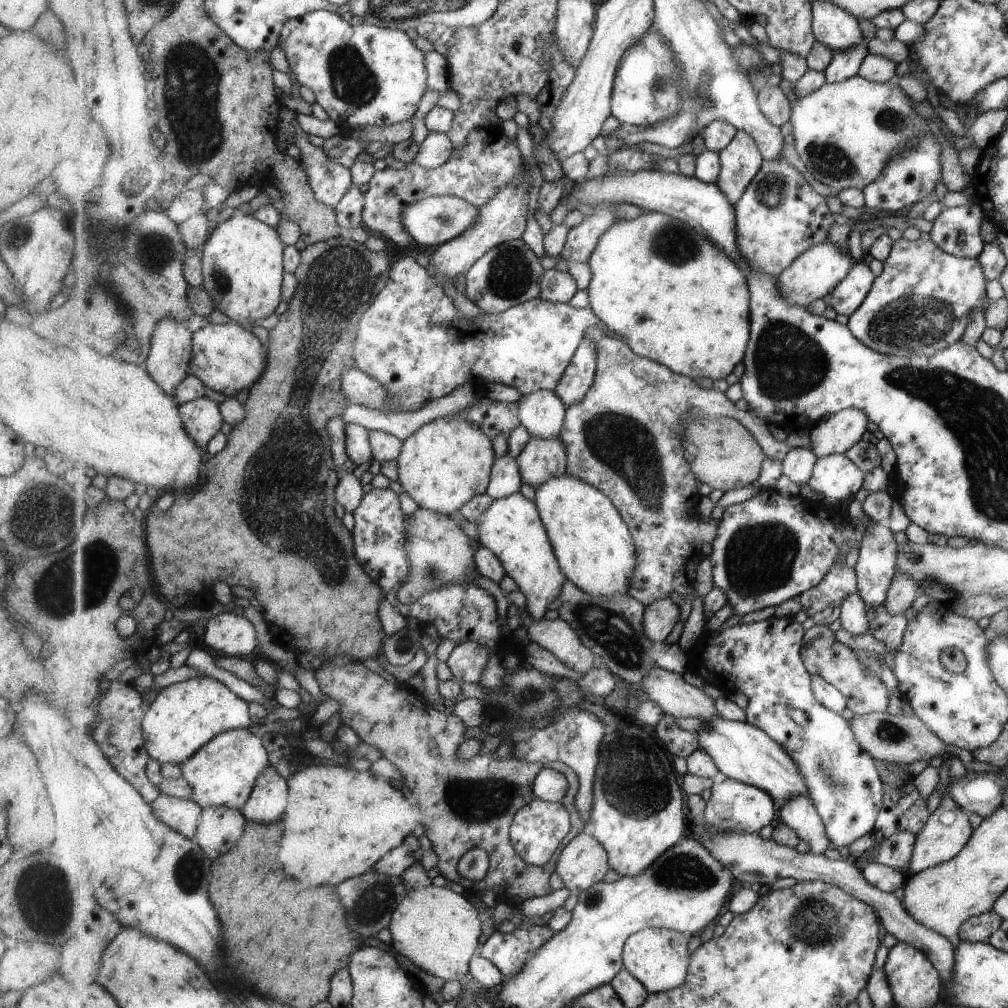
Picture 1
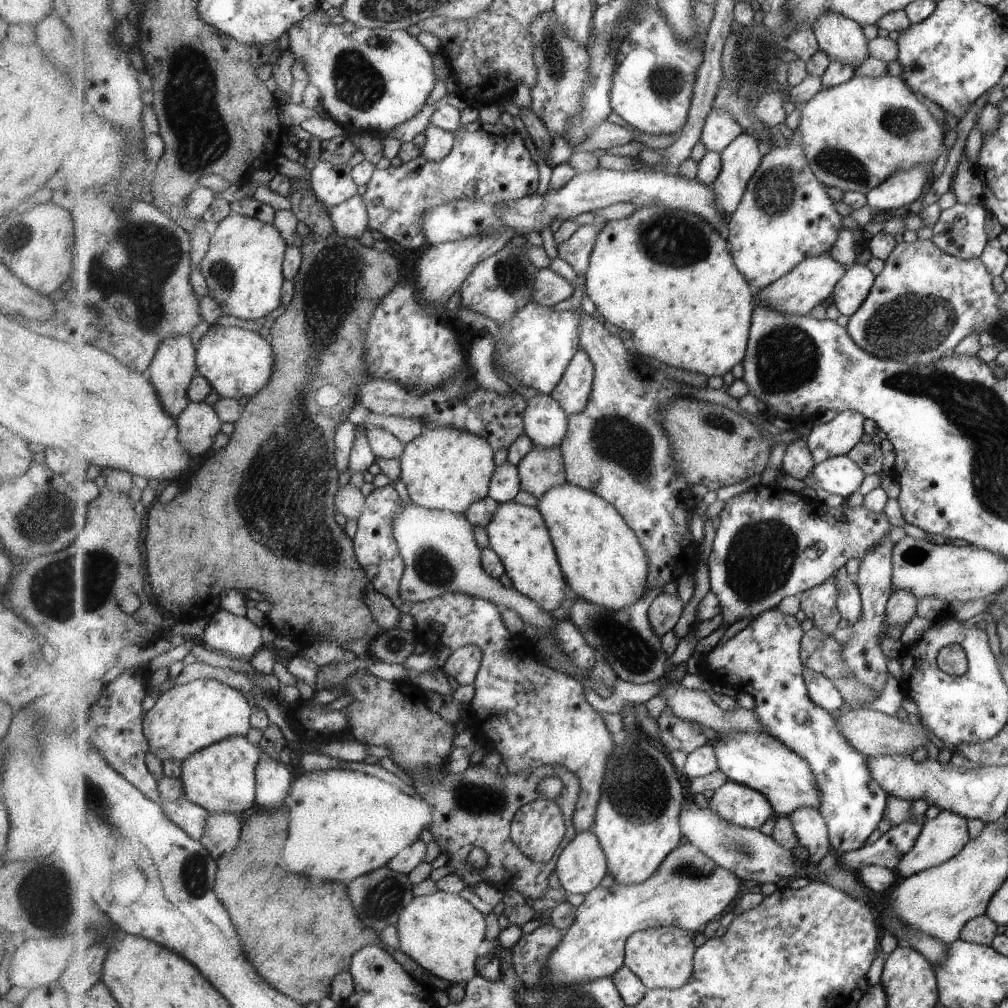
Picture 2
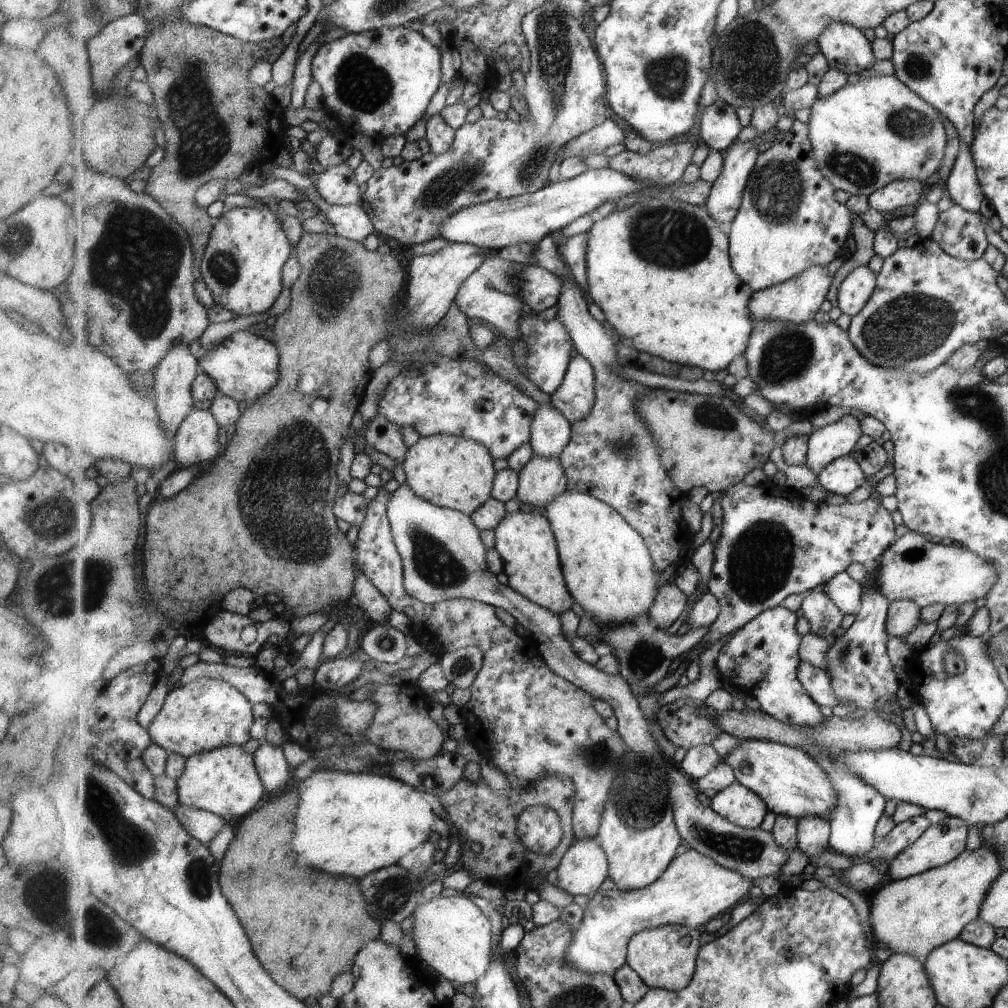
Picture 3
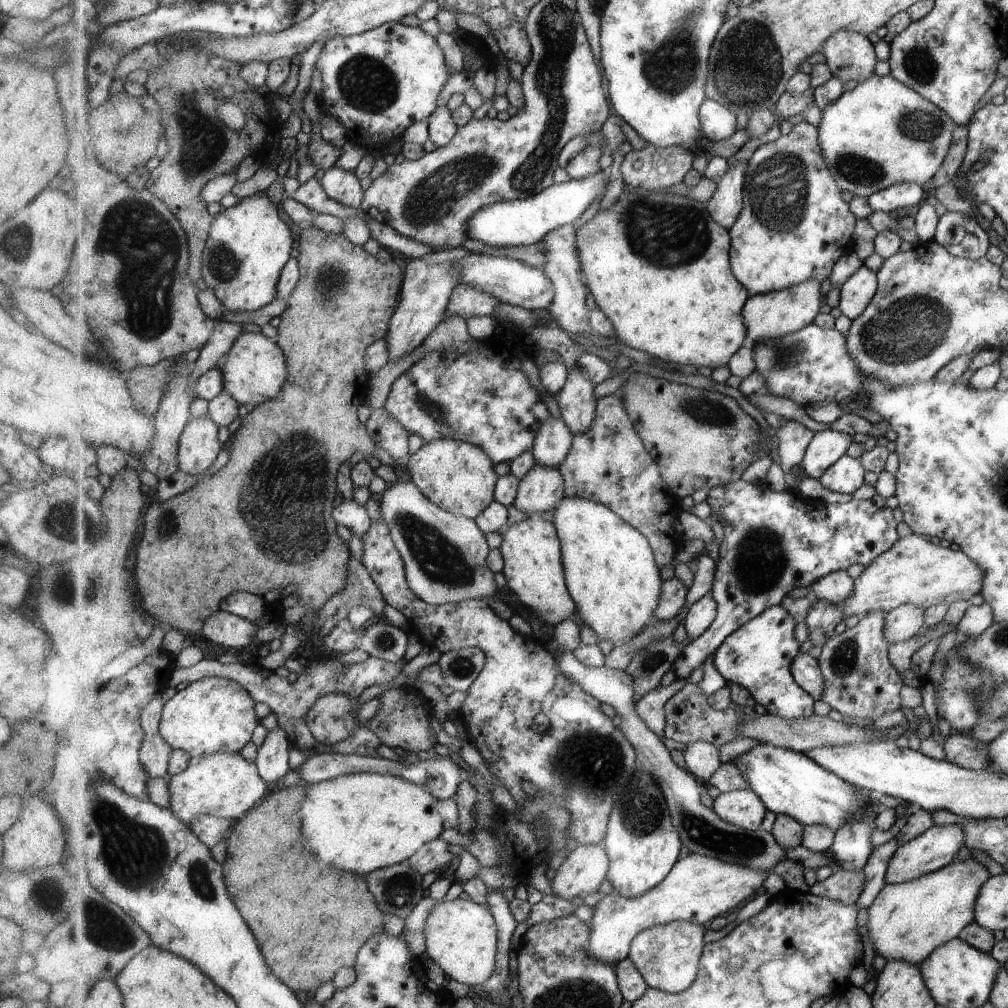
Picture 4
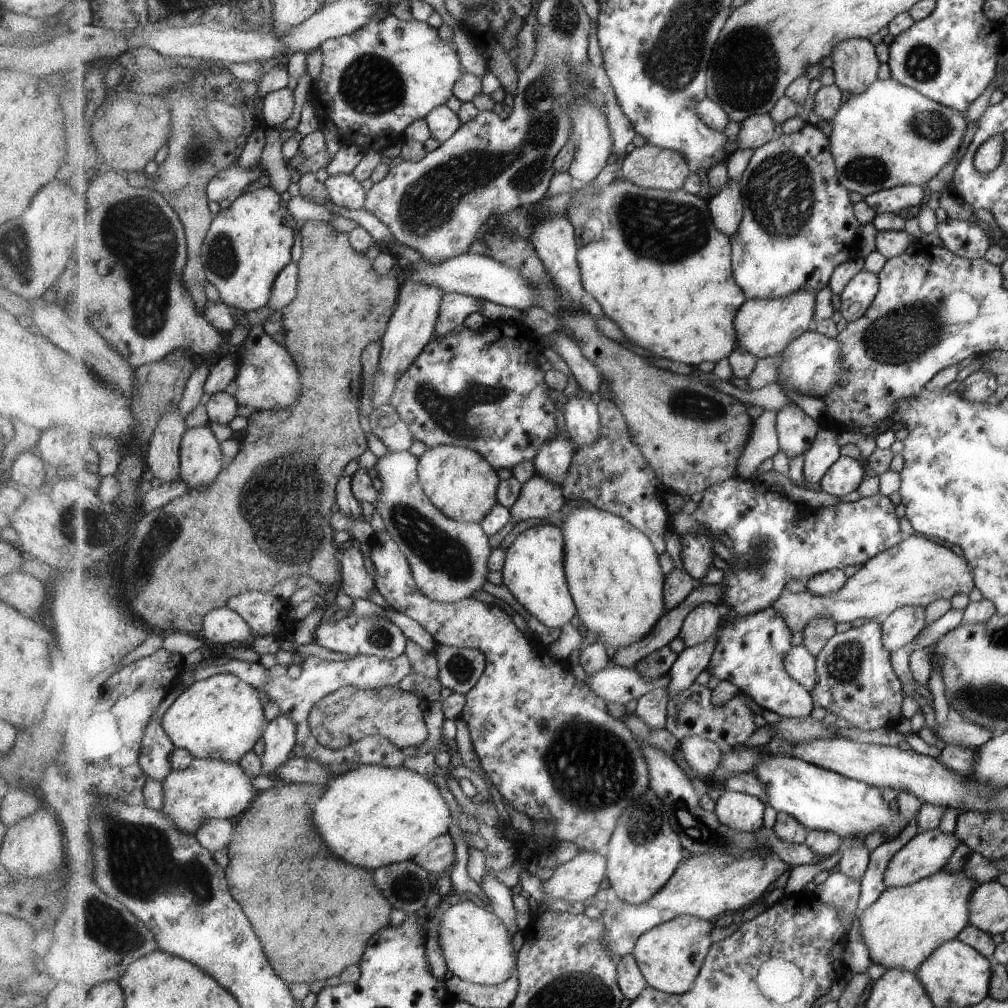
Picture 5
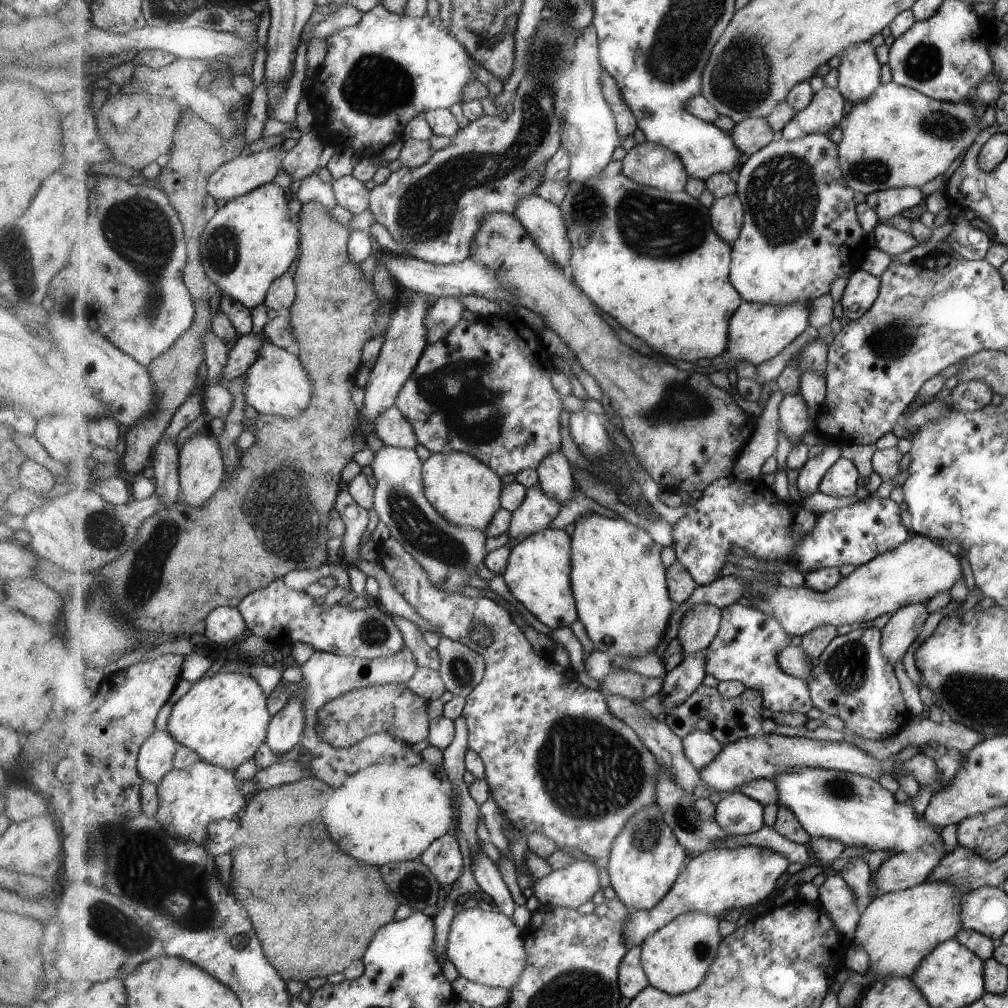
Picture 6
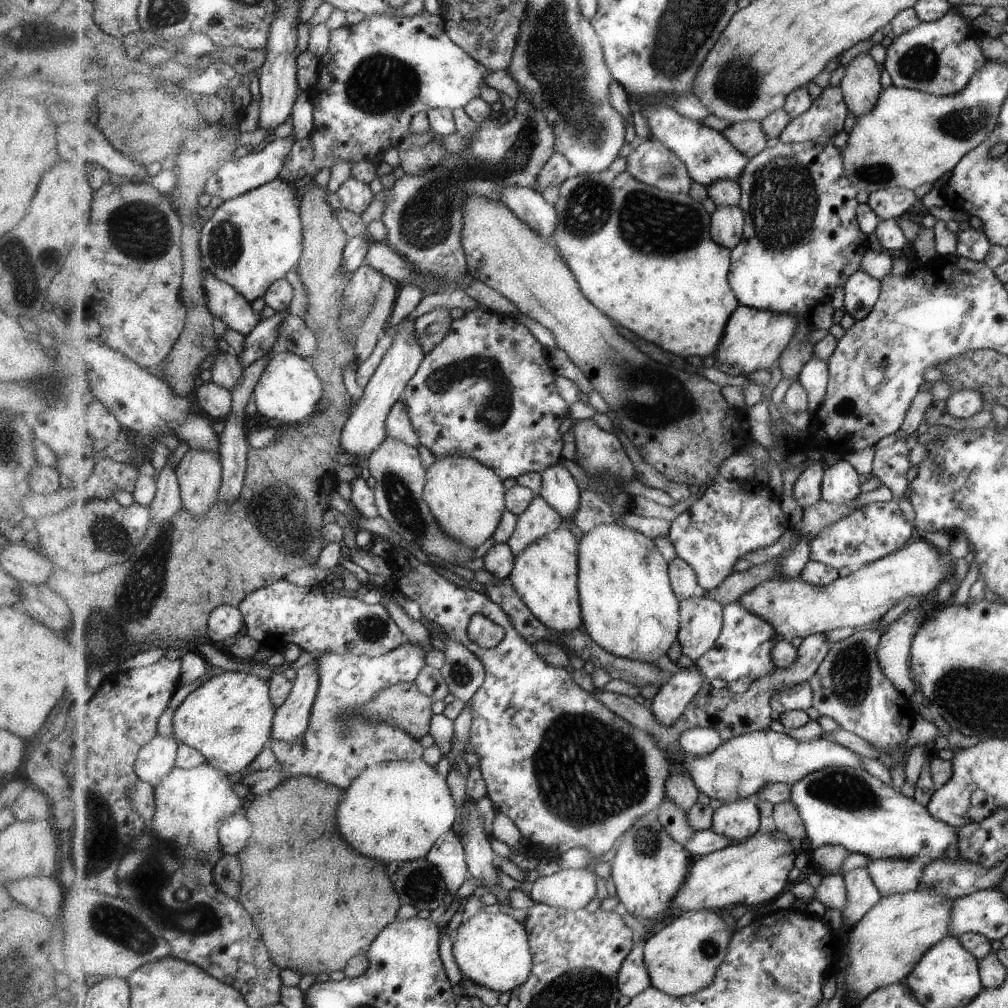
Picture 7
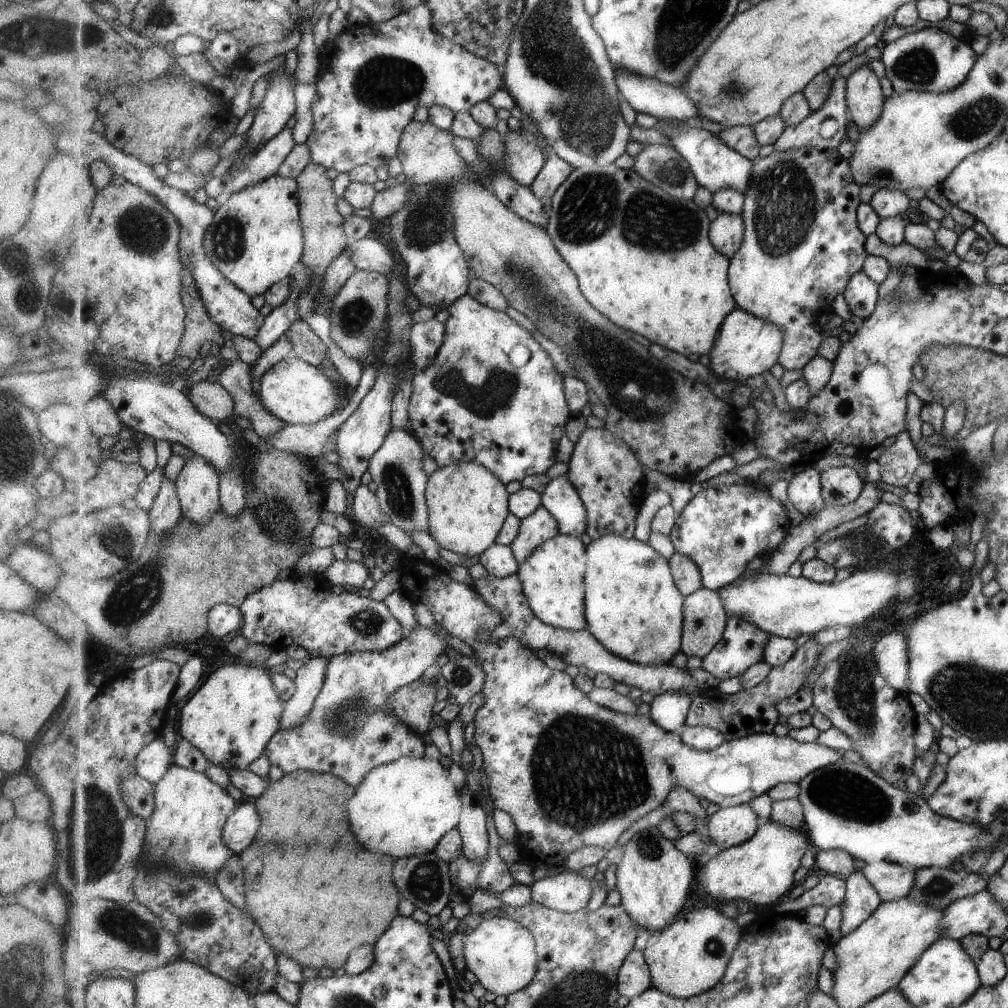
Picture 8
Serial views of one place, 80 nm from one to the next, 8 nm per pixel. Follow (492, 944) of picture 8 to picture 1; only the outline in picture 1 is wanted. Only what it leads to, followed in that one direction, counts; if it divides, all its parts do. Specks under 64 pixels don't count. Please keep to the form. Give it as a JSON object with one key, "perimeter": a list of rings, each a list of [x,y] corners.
{"perimeter":[[[449,887],[416,889],[403,899],[394,910],[389,930],[391,930],[392,945],[401,955],[406,957],[414,966],[427,974],[442,978],[445,981],[463,981],[470,972],[470,964],[479,948],[483,944],[483,919],[485,914],[475,908],[472,902]]]}

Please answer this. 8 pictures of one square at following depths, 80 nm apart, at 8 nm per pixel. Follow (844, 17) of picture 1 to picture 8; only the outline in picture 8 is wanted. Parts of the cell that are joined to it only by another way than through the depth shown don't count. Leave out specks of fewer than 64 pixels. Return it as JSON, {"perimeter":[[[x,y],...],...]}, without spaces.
{"perimeter":[[[870,64],[863,65],[847,79],[848,110],[859,131],[870,129],[882,114],[884,96],[879,88],[879,79]]]}

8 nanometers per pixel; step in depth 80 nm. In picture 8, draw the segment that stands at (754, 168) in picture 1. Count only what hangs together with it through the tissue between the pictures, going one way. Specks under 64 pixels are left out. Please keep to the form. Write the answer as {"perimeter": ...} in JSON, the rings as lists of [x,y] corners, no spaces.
{"perimeter":[[[720,212],[710,228],[711,242],[730,259],[744,243],[746,224],[743,215]]]}

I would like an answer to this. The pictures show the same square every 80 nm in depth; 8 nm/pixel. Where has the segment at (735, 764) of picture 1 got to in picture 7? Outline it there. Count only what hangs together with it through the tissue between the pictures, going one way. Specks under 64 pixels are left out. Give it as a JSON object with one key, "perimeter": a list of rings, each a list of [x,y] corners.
{"perimeter":[[[843,766],[827,767],[803,776],[795,784],[791,784],[791,788],[791,802],[795,802],[808,830],[809,849],[817,849],[823,844],[839,844],[850,853],[867,854],[875,859],[902,857],[927,866],[944,859],[947,852],[957,843],[957,827],[935,820],[925,806],[919,806],[912,798],[902,796],[898,789],[883,784],[867,770]]]}

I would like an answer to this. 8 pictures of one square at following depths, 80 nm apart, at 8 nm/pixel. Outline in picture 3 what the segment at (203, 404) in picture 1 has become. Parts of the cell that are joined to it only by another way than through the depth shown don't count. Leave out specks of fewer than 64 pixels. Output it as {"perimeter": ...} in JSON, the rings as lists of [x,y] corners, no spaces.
{"perimeter":[[[195,406],[179,427],[175,440],[175,454],[180,468],[215,460],[222,454],[226,445],[219,442],[221,425],[208,409],[201,410]]]}

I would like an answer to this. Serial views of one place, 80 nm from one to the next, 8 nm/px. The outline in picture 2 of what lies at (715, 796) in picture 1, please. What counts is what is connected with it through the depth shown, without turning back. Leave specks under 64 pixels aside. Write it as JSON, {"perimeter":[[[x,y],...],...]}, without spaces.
{"perimeter":[[[731,780],[715,791],[709,808],[727,822],[748,829],[760,829],[775,815],[765,794]]]}

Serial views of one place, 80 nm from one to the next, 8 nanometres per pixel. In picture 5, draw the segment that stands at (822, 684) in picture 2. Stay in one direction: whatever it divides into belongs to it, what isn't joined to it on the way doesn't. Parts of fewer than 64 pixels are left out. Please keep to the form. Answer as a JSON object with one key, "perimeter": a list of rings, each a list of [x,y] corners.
{"perimeter":[[[805,644],[795,646],[787,655],[785,660],[786,670],[807,689],[811,690],[817,684],[816,657],[806,648]]]}

